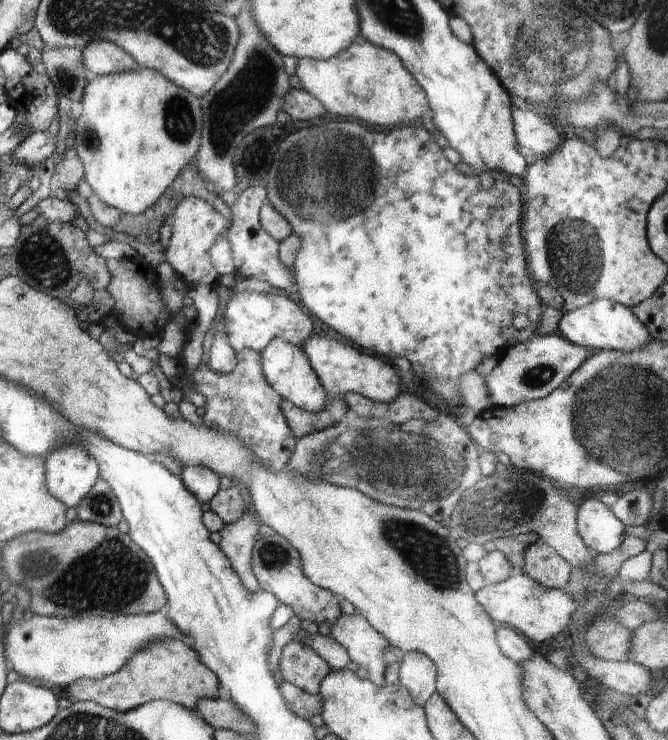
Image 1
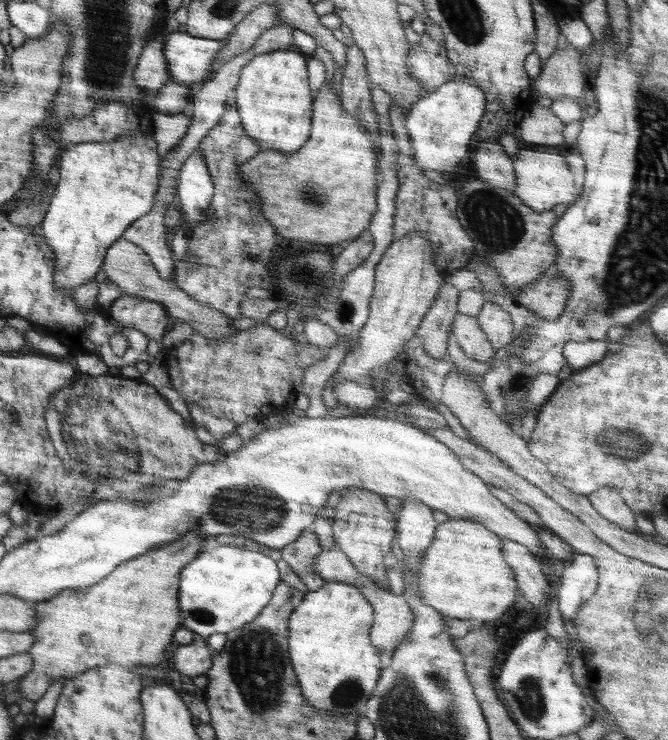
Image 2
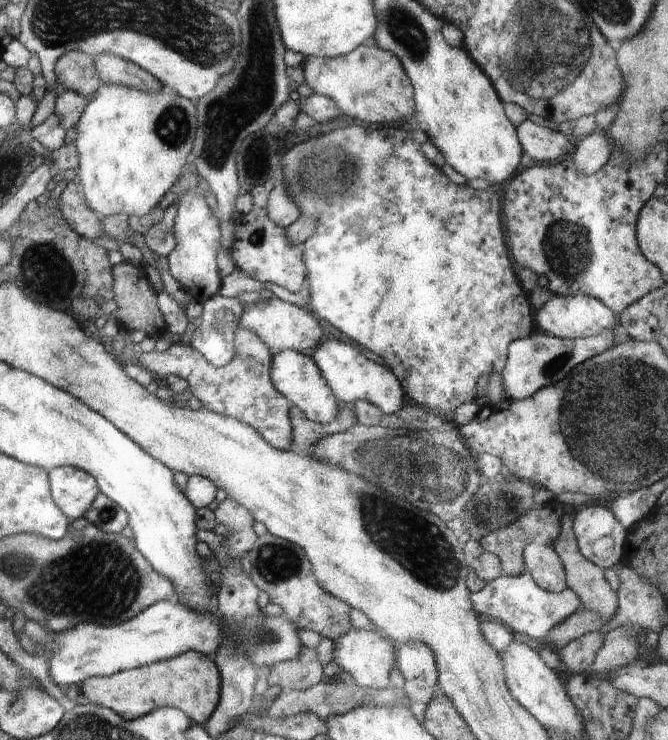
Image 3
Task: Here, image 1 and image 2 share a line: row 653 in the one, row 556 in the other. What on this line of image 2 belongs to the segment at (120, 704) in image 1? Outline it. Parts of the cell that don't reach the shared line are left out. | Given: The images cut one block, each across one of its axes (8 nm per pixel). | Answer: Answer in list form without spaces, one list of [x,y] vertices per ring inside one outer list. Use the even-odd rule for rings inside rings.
[[[192,526],[189,534],[180,541],[154,548],[141,556],[136,556],[134,560],[118,564],[118,568],[108,578],[100,580],[90,588],[76,590],[78,594],[86,594],[86,596],[70,596],[68,590],[64,589],[48,600],[36,601],[33,608],[38,624],[27,630],[34,636],[34,643],[27,650],[33,665],[30,672],[21,678],[17,690],[22,699],[38,702],[52,682],[74,678],[96,666],[106,666],[106,664],[120,664],[126,668],[160,666],[165,660],[164,652],[168,644],[172,644],[174,632],[181,627],[178,602],[180,571],[196,559],[200,554],[198,551],[200,545],[205,542],[200,539],[198,526]]]

